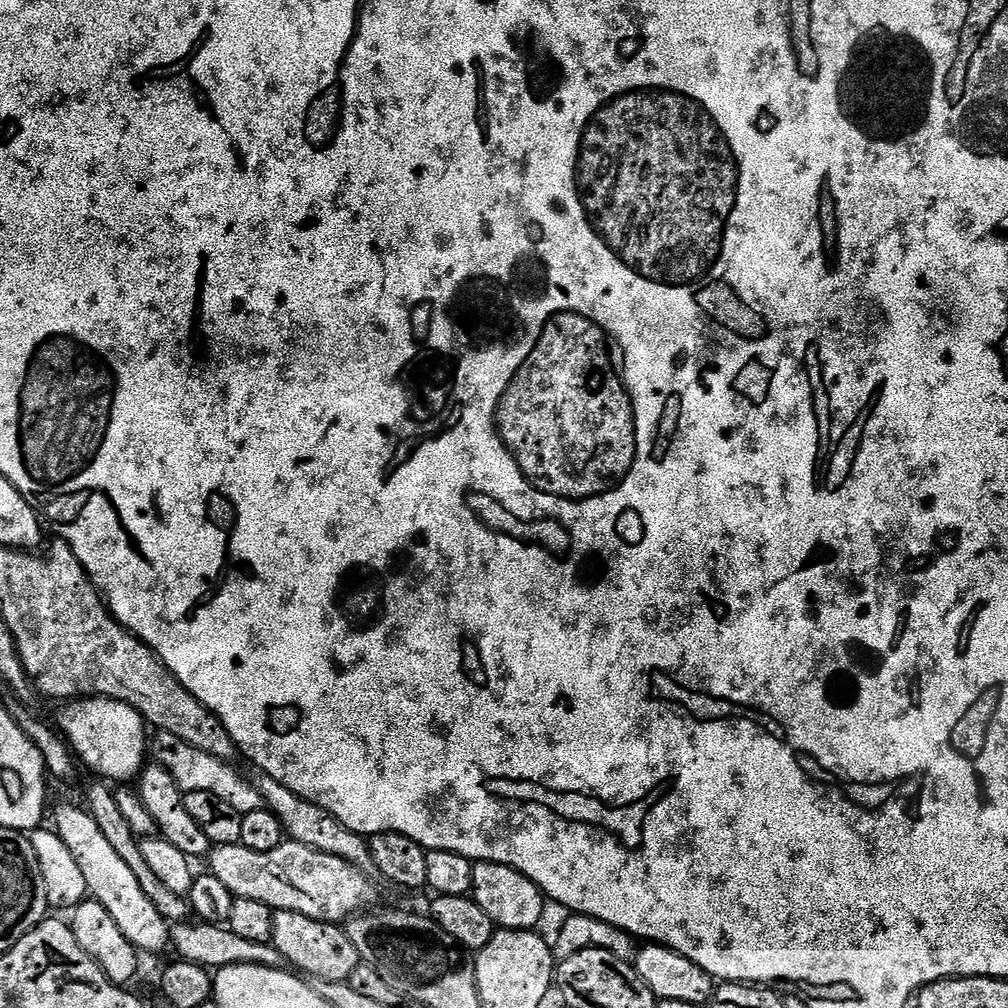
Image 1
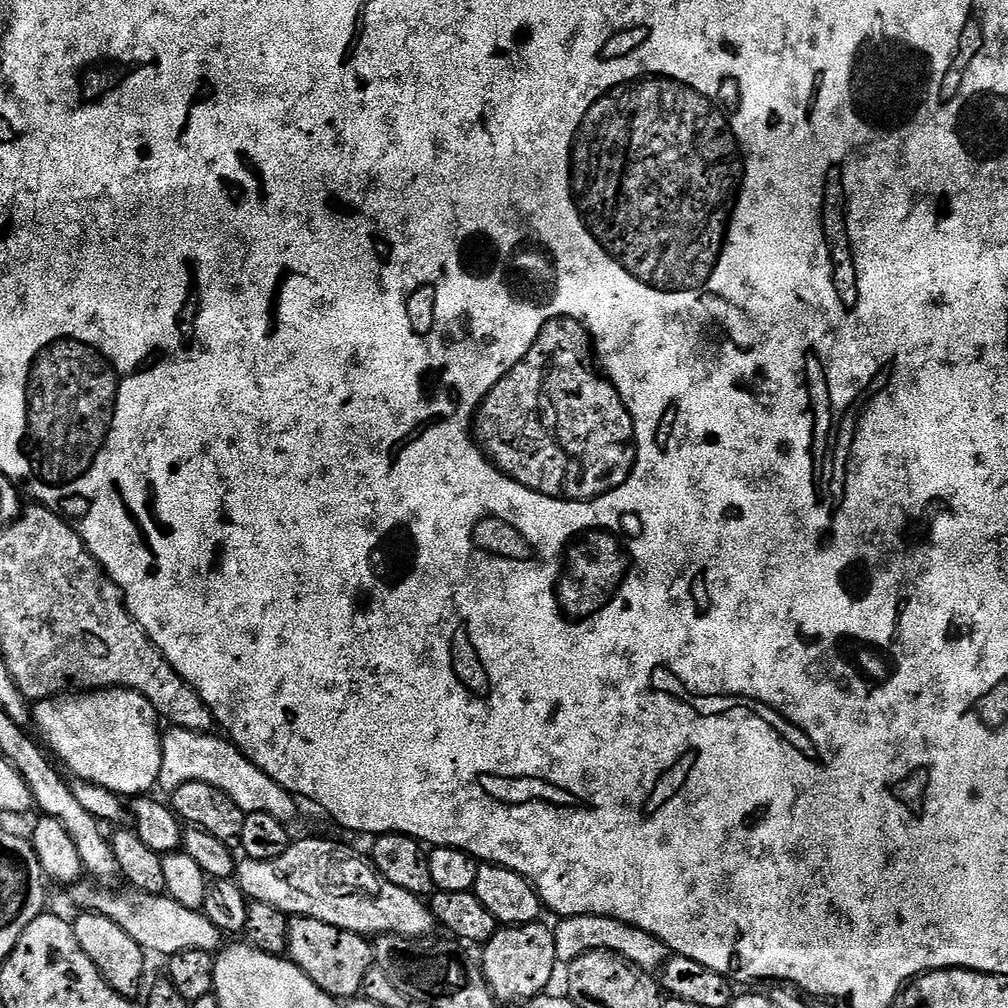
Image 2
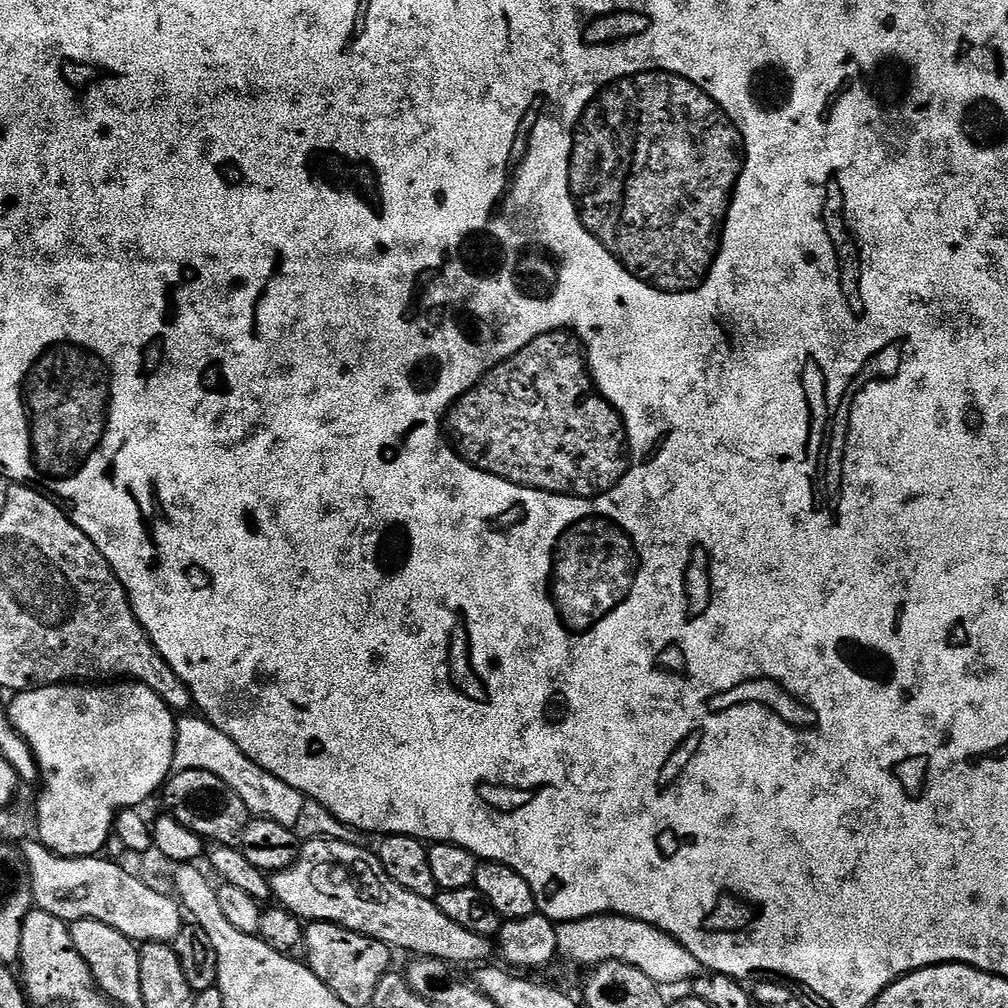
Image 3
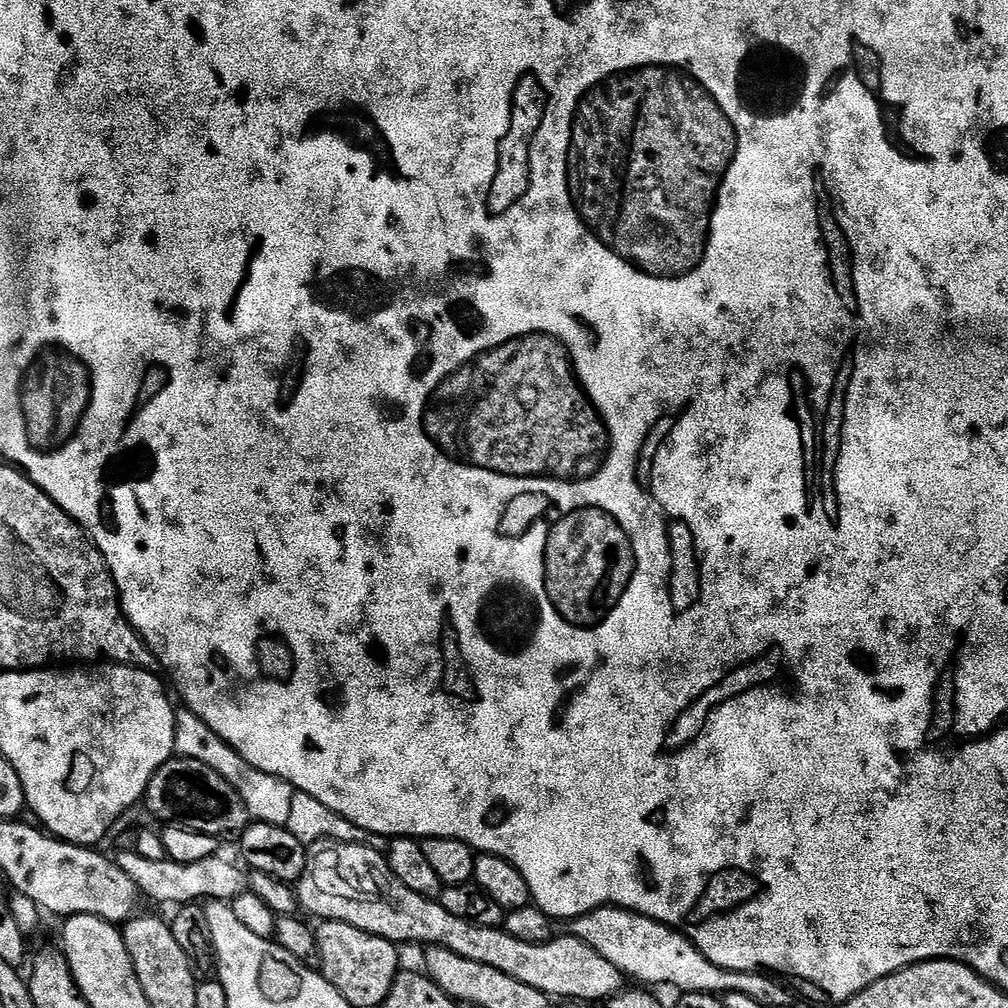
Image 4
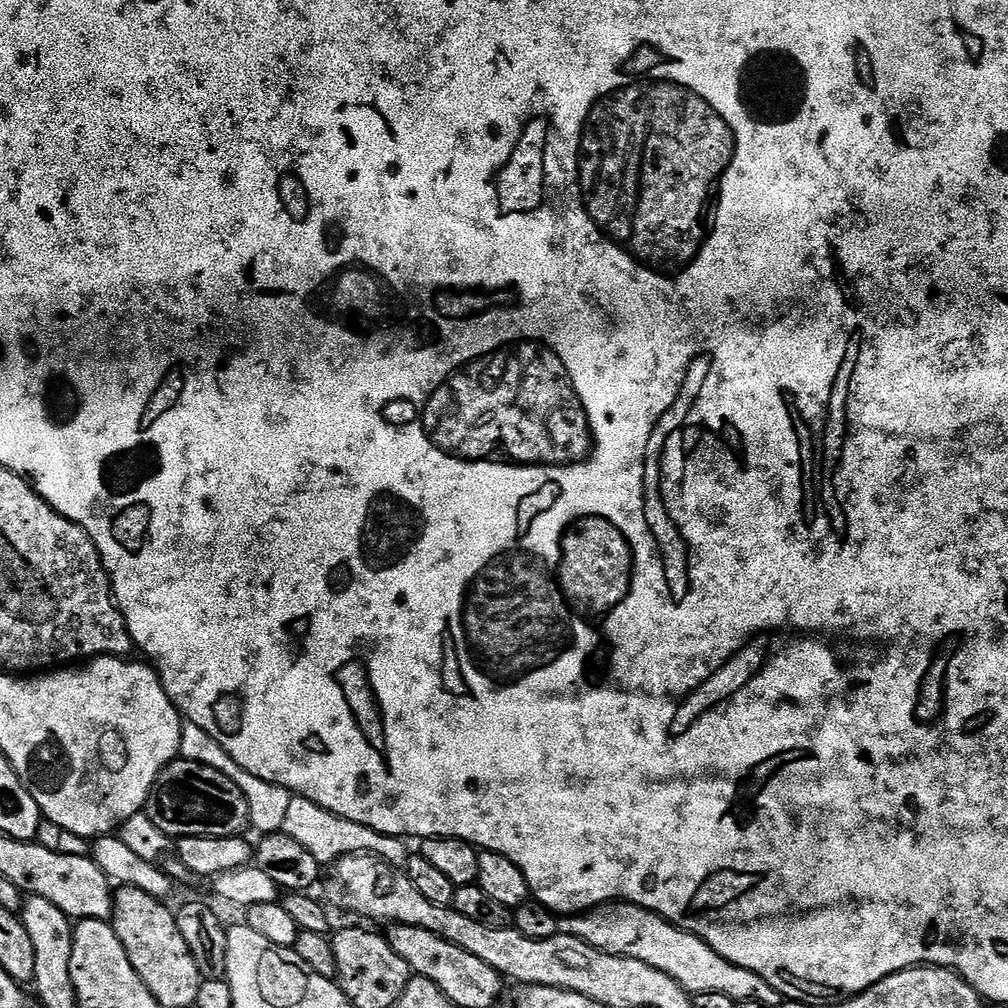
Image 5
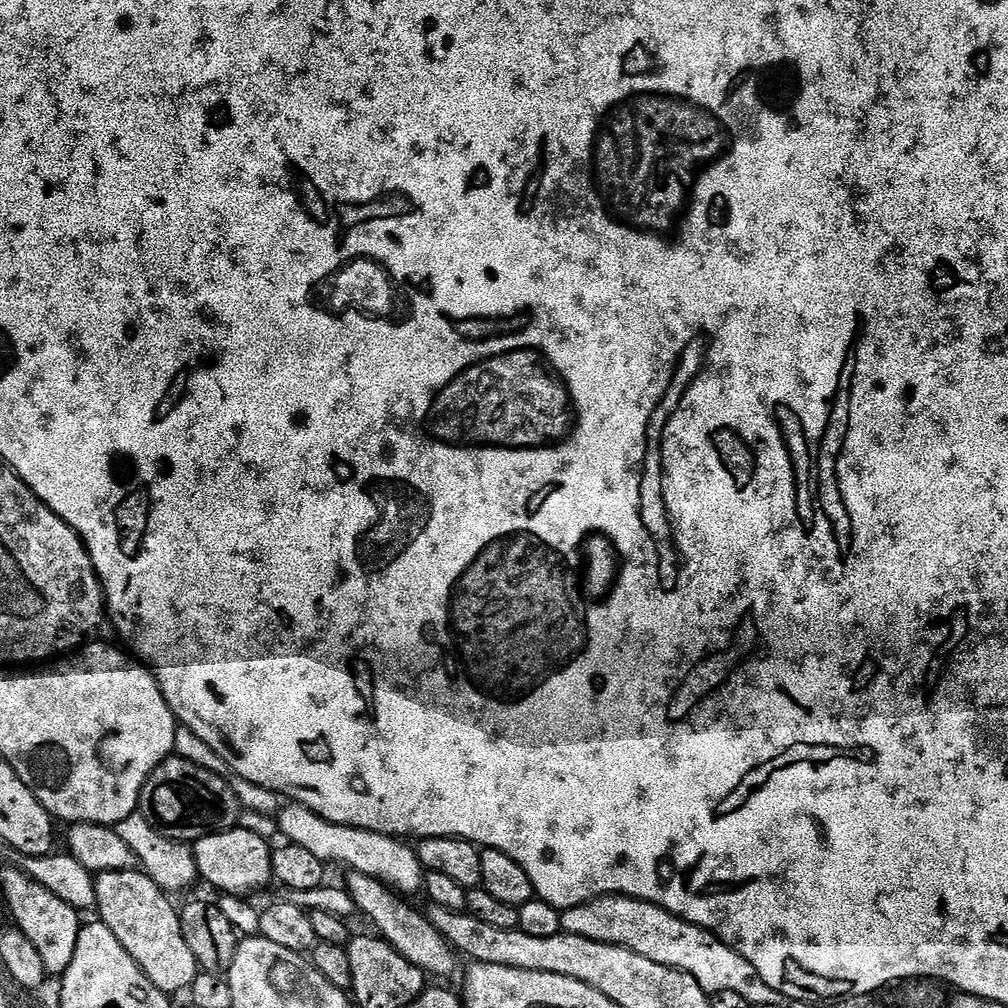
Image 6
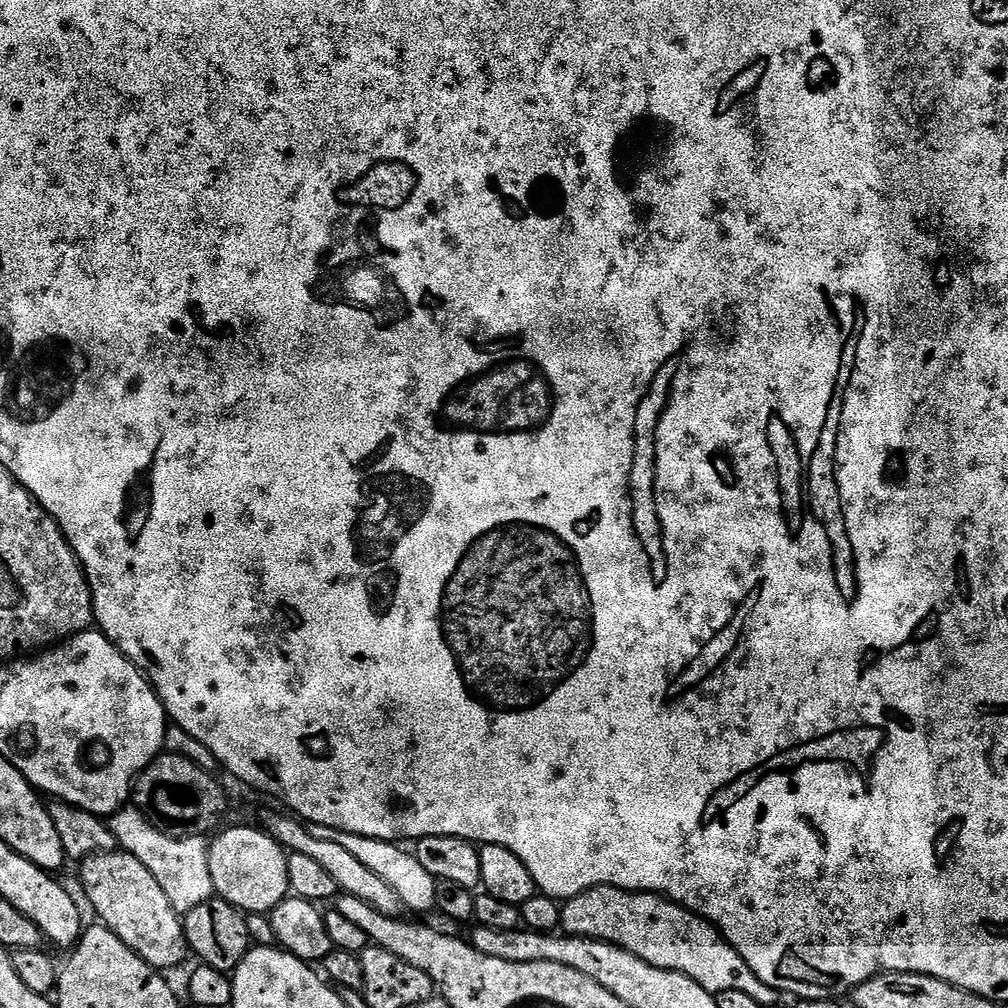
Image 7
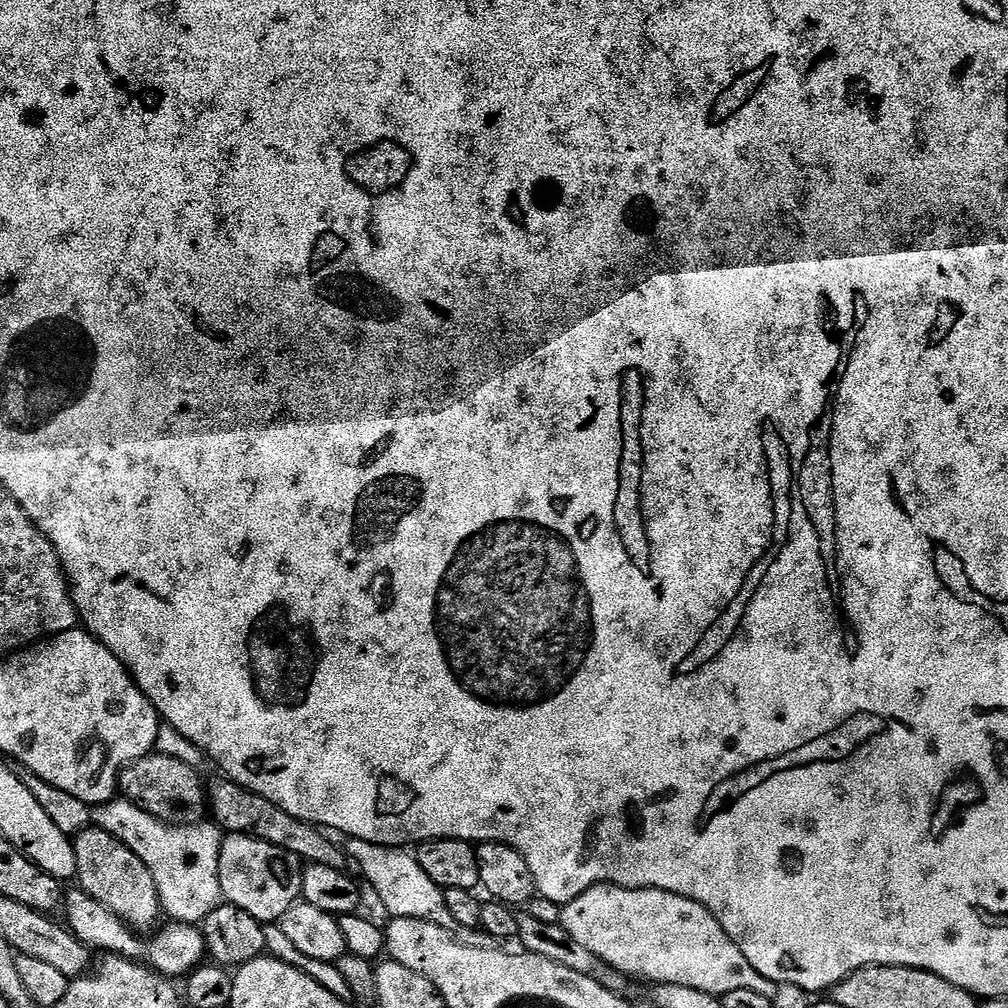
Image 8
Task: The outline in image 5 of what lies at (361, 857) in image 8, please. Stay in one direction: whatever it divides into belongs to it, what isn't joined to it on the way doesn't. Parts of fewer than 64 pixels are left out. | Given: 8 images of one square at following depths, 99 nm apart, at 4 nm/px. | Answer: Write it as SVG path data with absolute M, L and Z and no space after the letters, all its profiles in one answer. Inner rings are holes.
M293 795L286 813L284 831L294 842L300 843L305 850L310 850L314 858L318 858L321 866L331 866L343 856L371 854L380 857L388 864L407 865L410 849L399 836L387 836L378 830L370 830L370 826L362 826L358 822L350 822L314 802L305 796Z

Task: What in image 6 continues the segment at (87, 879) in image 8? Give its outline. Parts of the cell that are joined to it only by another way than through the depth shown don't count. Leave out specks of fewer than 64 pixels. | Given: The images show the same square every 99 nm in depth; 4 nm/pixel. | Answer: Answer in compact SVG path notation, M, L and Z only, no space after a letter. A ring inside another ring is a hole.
M110 870L95 873L95 911L100 912L99 923L104 924L118 942L138 962L138 966L158 986L158 990L169 994L187 993L194 978L200 972L200 965L186 946L182 934L180 913L177 905L172 905L173 897L153 882L143 870Z

